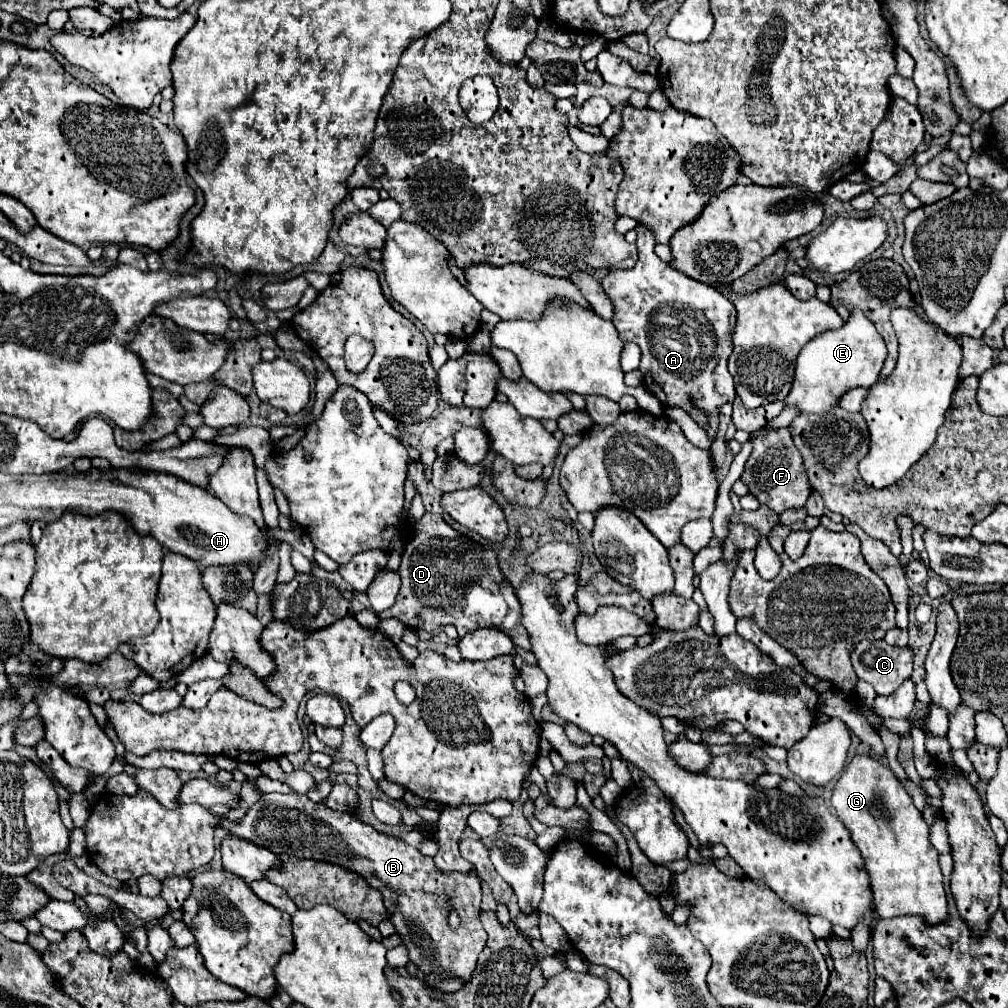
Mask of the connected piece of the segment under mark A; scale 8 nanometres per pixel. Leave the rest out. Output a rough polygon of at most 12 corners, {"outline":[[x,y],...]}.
{"outline":[[653,251],[601,285],[645,387],[715,441],[735,307]]}

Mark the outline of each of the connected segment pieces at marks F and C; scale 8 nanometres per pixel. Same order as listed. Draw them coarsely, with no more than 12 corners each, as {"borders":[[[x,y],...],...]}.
{"borders":[[[789,429],[751,435],[741,481],[777,515],[811,495]],[[863,639],[851,653],[859,679],[891,695],[913,671],[907,647]]]}

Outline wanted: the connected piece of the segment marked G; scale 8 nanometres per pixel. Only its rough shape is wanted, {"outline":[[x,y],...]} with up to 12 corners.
{"outline":[[855,755],[831,803],[879,917],[949,911],[929,825],[893,771]]}

